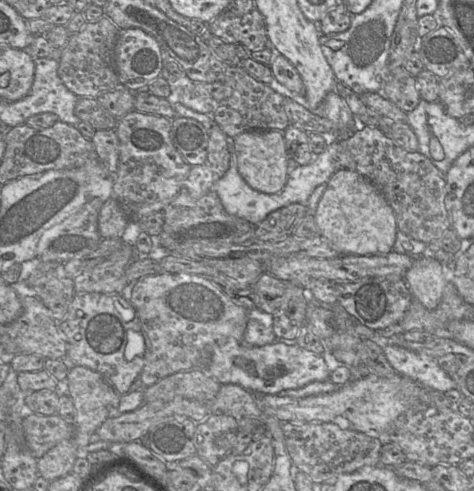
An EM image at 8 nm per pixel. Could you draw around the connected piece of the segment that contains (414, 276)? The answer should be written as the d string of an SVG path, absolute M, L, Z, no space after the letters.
M431 256L414 257L405 281L414 297L428 310L434 310L442 300L443 291L449 280L448 269Z

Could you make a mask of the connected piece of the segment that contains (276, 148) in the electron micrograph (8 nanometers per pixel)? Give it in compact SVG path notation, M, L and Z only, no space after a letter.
M249 130L234 139L237 167L245 182L254 190L265 194L276 194L286 185L288 179L288 153L283 131Z

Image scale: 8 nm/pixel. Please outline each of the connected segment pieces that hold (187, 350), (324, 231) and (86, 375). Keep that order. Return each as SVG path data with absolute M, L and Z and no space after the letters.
M159 273L129 283L123 295L136 309L140 332L145 341L144 366L139 376L143 387L149 387L165 377L181 371L205 369L214 352L214 344L221 338L234 338L243 343L248 311L233 303L210 278L187 273Z
M338 169L327 182L313 215L319 234L326 238L340 255L381 255L393 250L398 231L395 213L383 193L358 172Z
M71 366L66 382L76 410L75 432L72 438L81 452L89 443L99 441L96 431L109 417L117 414L121 395L102 374L84 366Z

